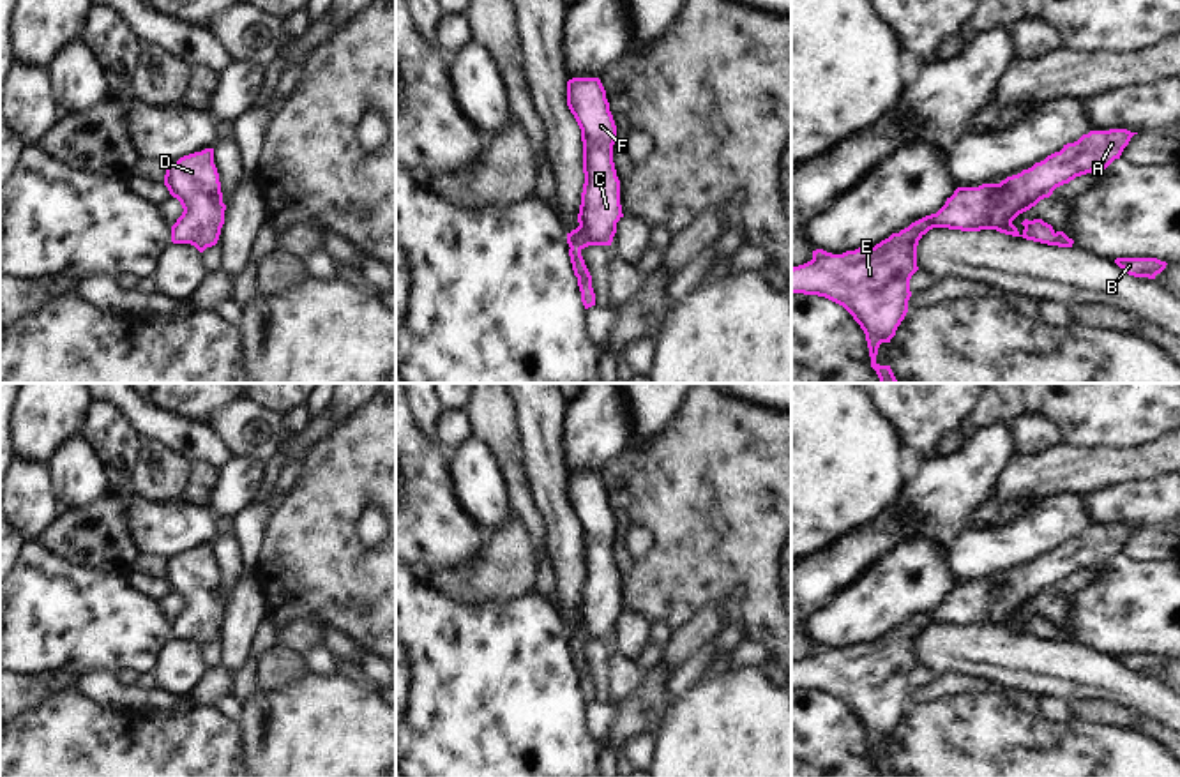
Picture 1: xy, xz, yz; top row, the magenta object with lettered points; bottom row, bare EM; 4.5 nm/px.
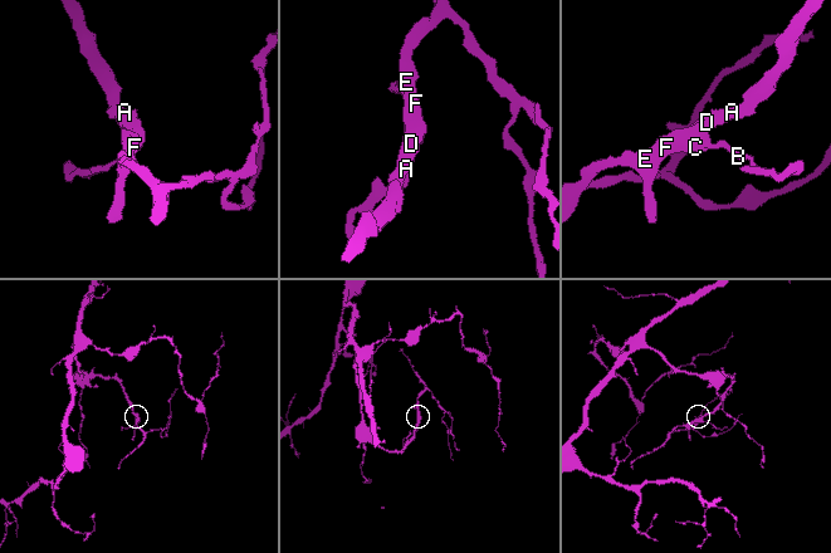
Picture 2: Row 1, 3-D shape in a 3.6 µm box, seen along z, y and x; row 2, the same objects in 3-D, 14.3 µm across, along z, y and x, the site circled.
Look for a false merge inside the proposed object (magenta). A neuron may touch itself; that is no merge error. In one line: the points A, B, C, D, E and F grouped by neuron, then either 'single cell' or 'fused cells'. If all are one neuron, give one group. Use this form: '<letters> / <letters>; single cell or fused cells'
A B C D E F; single cell

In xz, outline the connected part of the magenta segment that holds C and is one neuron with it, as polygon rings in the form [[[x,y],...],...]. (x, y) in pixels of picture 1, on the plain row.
[[[599,473],[569,475],[567,502],[581,524],[585,569],[579,622],[567,629],[567,639],[581,698],[588,705],[595,701],[595,689],[581,646],[588,641],[611,641],[616,618],[624,613],[620,576],[613,558],[616,521]]]

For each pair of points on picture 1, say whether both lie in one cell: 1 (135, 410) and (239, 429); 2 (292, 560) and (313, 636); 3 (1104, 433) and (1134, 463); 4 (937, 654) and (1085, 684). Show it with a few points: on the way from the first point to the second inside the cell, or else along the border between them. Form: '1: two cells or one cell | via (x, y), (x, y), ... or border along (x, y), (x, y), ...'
1: two cells | border along (204, 422), (230, 454)
2: two cells | border along (322, 631), (306, 622), (294, 620), (278, 636)
3: two cells | border along (1159, 437), (1147, 444), (1126, 447), (1076, 447)
4: one cell | via (974, 654), (995, 654), (1048, 668)

